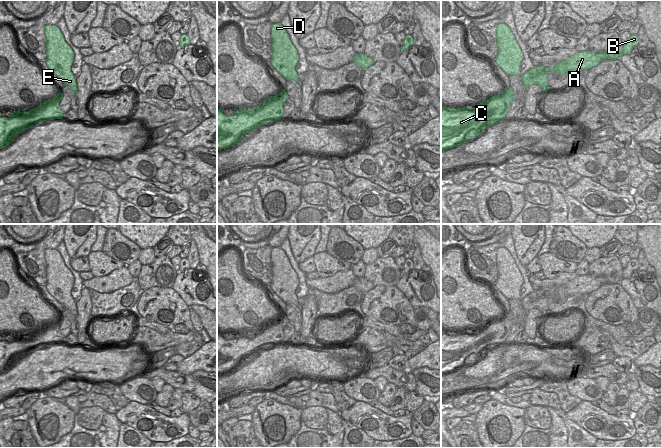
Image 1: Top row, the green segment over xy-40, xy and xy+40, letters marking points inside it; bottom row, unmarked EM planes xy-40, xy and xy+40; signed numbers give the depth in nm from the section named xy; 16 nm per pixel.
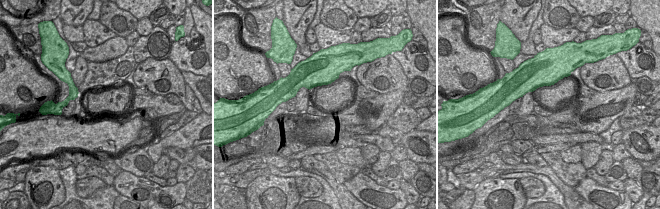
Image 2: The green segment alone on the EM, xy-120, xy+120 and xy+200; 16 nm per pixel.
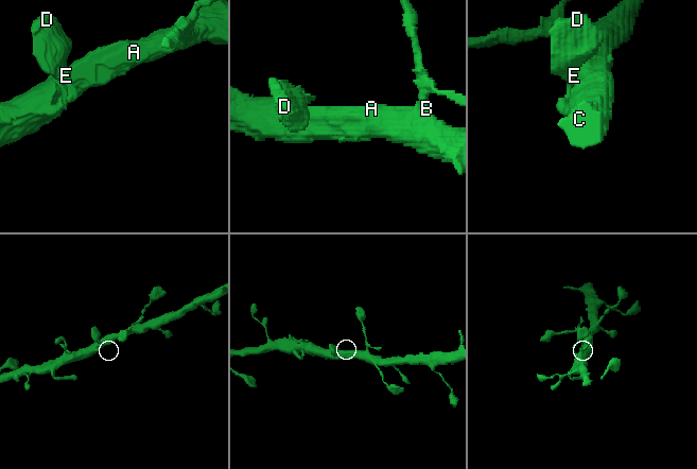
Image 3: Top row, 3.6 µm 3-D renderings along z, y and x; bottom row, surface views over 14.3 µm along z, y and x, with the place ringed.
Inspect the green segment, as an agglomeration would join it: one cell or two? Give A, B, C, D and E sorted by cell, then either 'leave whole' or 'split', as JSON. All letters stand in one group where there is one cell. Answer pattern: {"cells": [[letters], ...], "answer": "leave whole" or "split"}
{"cells": [["A", "B", "C", "D", "E"]], "answer": "leave whole"}

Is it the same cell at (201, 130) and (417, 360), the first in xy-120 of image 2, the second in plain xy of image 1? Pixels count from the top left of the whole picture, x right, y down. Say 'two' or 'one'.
one

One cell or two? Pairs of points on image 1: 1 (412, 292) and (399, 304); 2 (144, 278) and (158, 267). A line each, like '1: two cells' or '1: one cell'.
1: two cells
2: one cell

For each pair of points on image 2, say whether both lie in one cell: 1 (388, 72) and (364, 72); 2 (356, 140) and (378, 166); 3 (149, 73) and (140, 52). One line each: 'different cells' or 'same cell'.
1: same cell
2: different cells
3: different cells

